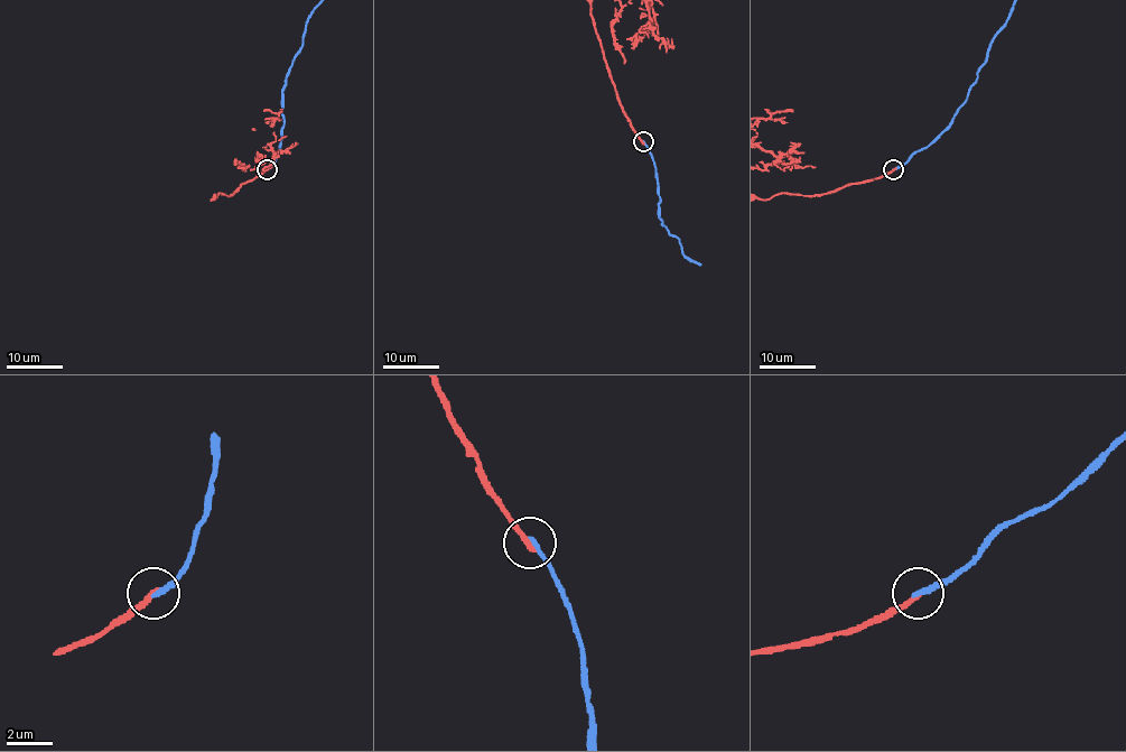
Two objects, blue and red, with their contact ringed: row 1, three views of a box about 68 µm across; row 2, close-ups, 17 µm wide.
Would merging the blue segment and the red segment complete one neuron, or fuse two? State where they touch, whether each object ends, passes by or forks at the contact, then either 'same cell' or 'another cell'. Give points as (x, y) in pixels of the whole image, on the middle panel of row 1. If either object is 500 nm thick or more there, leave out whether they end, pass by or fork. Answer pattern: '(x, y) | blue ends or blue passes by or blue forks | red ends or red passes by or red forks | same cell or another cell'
(643, 141) | blue ends | red ends | another cell

